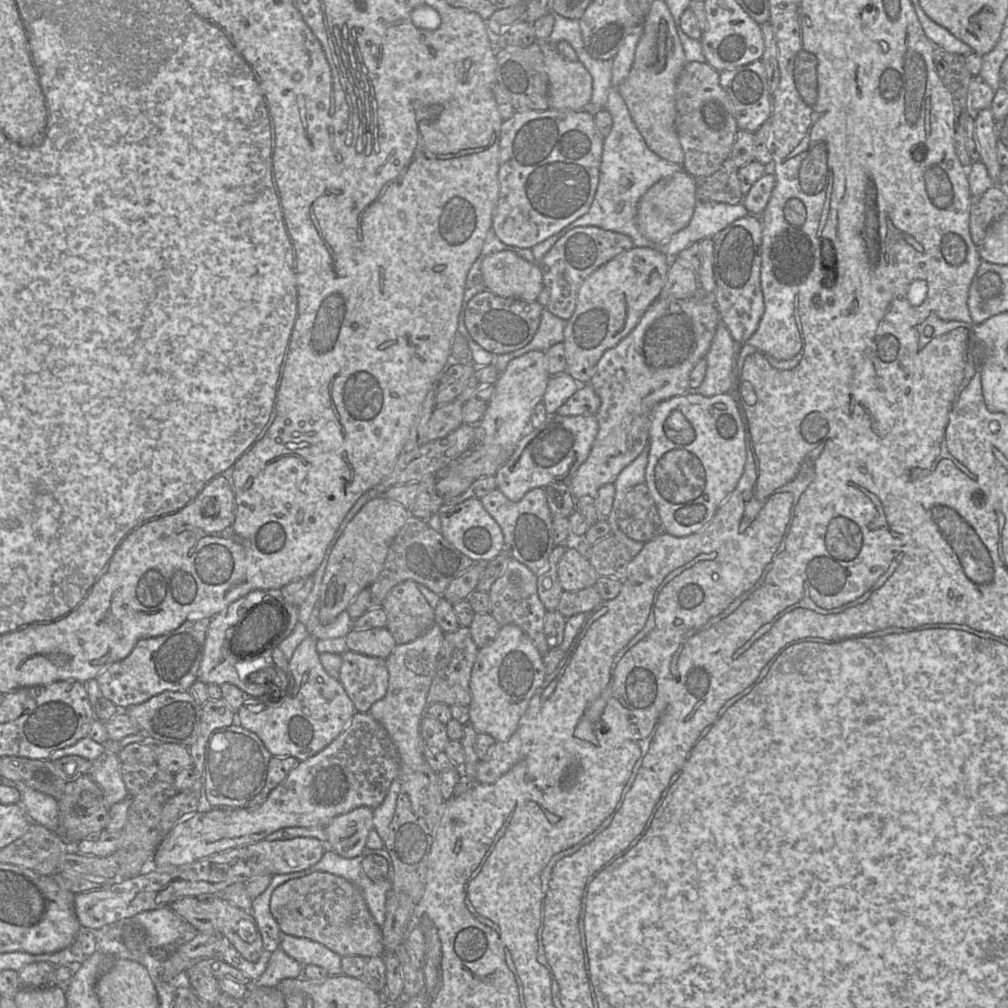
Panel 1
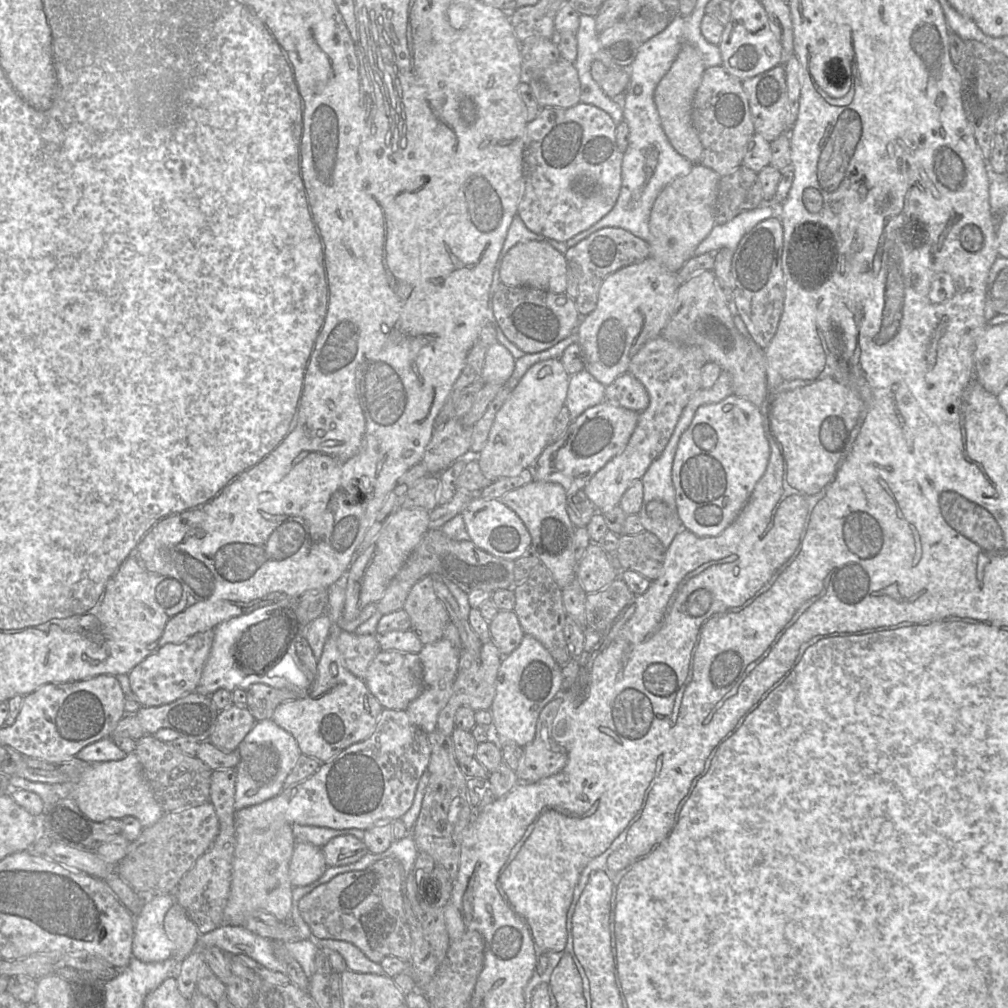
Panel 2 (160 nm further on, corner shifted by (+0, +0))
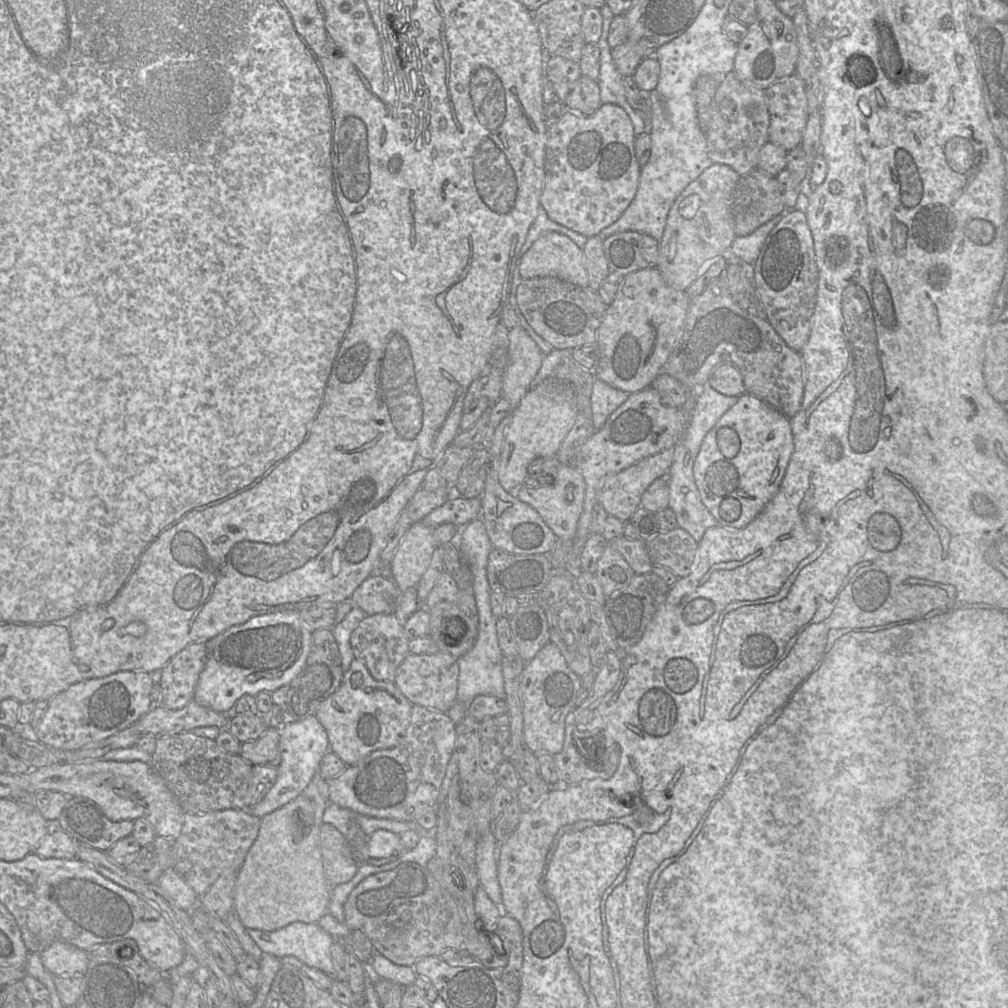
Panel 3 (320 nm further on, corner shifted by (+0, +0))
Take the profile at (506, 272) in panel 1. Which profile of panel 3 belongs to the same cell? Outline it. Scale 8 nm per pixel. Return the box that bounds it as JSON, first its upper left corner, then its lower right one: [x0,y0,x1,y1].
[518,233,588,287]

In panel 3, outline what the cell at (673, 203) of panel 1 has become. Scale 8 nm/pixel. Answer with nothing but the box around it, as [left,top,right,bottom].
[657,164,740,291]

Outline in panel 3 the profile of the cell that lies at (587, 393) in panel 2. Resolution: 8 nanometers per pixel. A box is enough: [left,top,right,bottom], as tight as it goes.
[591,379,628,429]

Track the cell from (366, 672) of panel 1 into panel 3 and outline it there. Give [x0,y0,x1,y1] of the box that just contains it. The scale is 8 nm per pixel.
[393,653,458,712]

